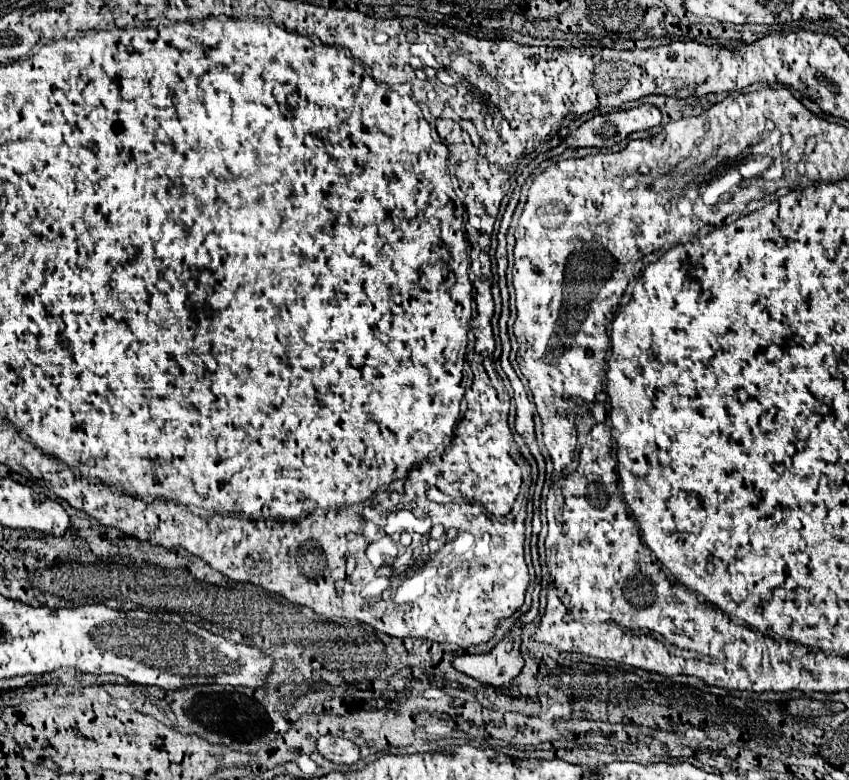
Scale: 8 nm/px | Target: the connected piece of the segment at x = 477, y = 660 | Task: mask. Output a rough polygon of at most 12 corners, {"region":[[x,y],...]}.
{"region":[[516,625],[490,653],[460,655],[452,667],[504,687],[524,667]]}

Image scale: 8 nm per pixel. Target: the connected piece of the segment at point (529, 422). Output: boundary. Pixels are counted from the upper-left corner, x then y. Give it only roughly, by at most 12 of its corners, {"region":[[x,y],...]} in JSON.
{"region":[[514,371],[510,377],[518,407],[516,431],[522,435],[544,473],[544,457],[536,443],[534,411]]}

